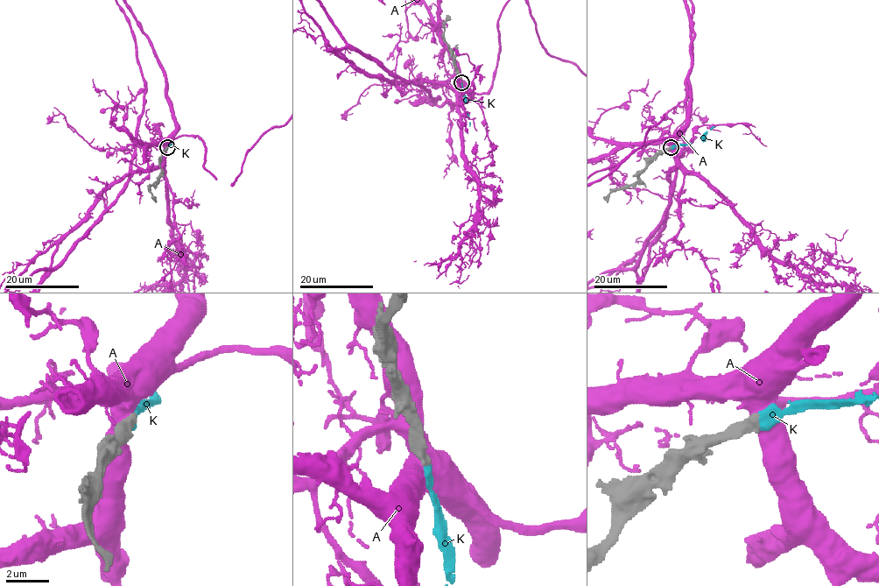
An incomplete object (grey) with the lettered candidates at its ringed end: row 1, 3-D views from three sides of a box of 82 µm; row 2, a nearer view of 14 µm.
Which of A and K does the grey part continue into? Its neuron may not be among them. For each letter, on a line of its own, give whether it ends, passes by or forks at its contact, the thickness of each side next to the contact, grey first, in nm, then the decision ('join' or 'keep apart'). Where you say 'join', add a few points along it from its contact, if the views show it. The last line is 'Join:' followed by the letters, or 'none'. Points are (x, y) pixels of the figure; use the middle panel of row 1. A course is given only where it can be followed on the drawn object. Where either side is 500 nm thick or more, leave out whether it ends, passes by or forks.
A: 550/750 nm | keep apart
K: it ends | 480/400 nm | join | via (461, 82), (469, 126)
Join: K

